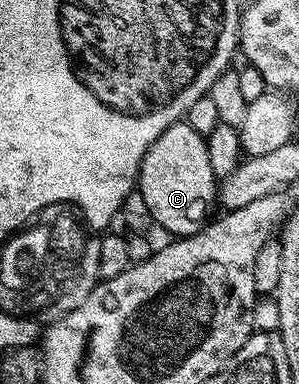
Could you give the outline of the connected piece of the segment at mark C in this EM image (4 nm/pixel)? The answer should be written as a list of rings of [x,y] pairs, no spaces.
[[[187,121],[176,122],[143,156],[141,167],[137,173],[136,193],[141,193],[141,202],[145,205],[145,210],[166,230],[173,234],[174,239],[190,238],[192,234],[199,233],[202,228],[210,221],[214,213],[213,205],[216,207],[219,202],[219,179],[211,172],[211,160],[207,157],[209,143]]]

